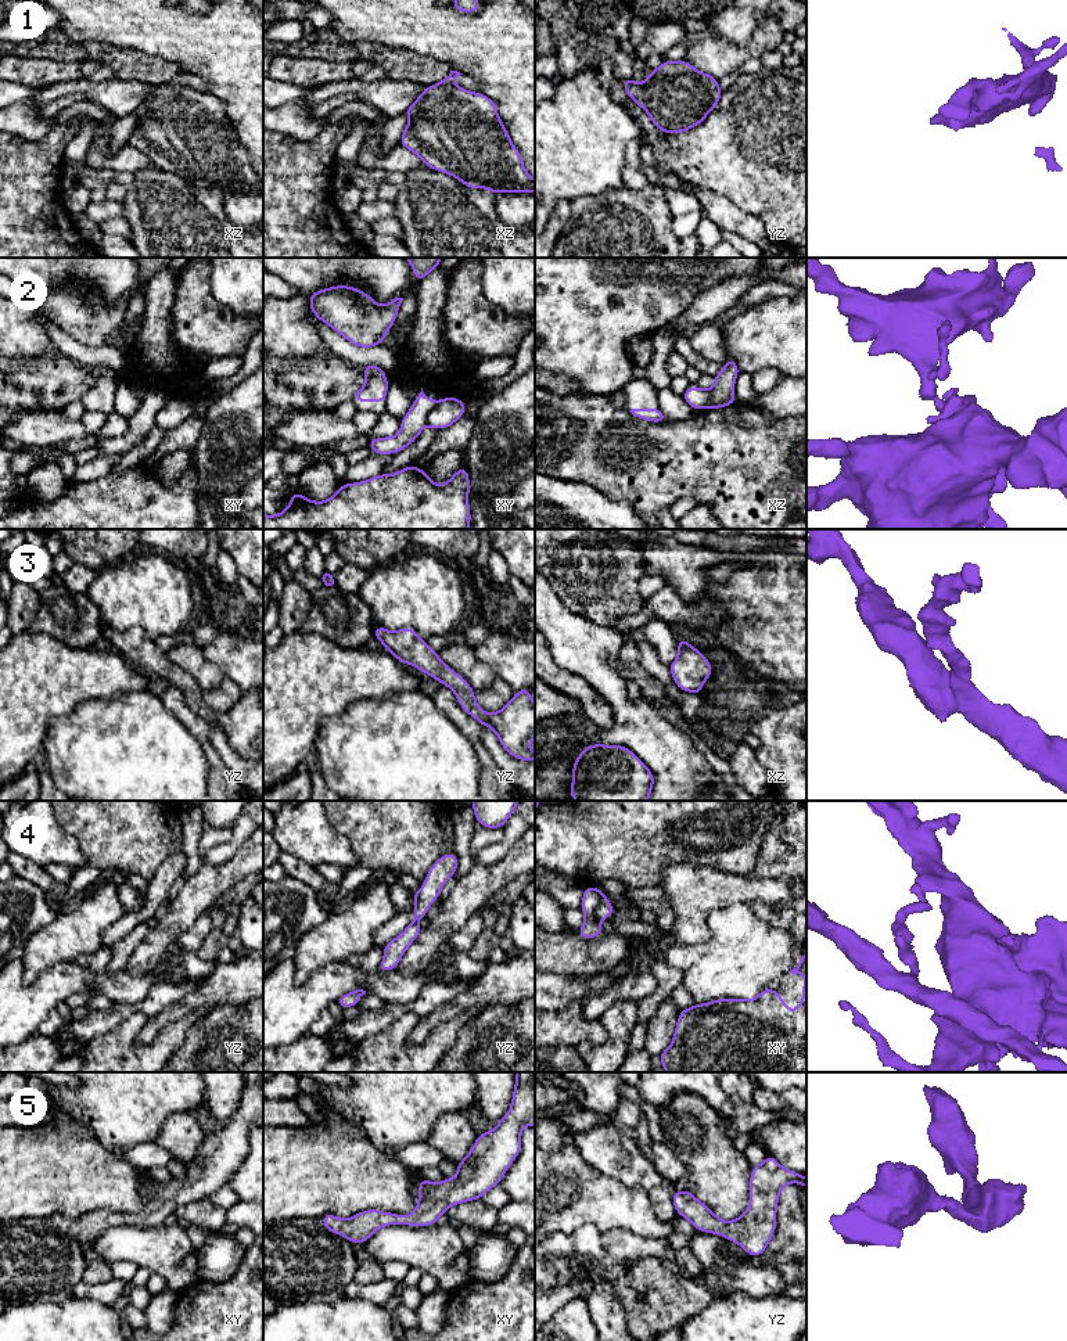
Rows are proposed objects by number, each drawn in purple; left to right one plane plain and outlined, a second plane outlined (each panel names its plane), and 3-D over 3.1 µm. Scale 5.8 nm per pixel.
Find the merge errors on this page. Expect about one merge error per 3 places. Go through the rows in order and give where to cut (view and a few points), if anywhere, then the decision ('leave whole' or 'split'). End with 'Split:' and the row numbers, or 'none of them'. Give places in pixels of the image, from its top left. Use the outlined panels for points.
1: cut none; leave whole
2: cut xy (438, 402), (428, 413), (426, 423); split
3: cut none; leave whole
4: cut xy (602, 892), (602, 899), (596, 908), (597, 919); split
5: cut none; leave whole
Split: 2, 4

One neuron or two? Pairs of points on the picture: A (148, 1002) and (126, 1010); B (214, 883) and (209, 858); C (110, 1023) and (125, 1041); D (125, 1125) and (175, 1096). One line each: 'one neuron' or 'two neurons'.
A: one neuron
B: two neurons
C: two neurons
D: one neuron

